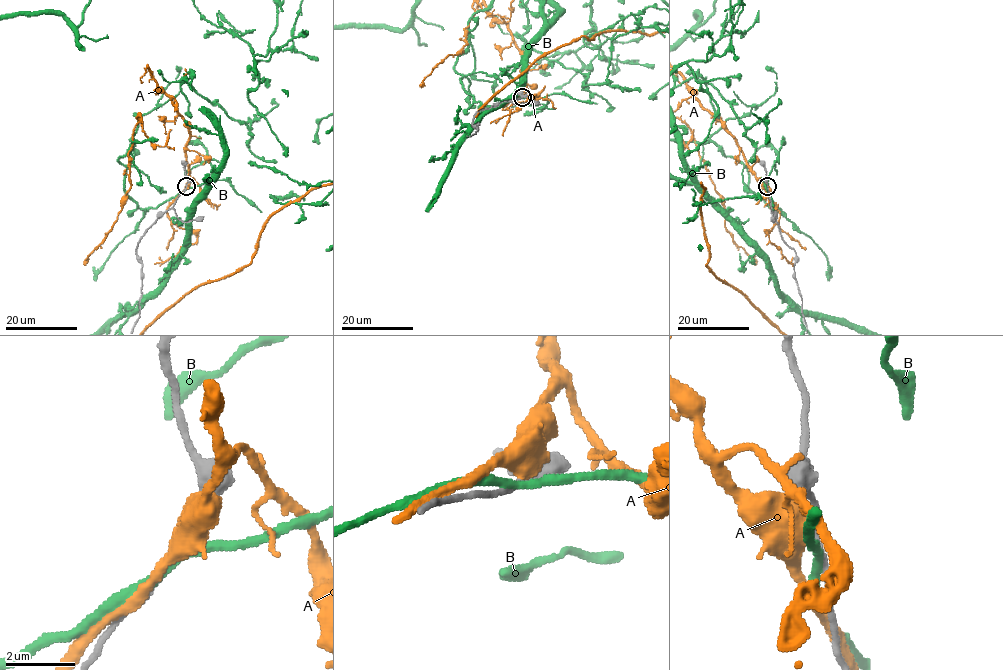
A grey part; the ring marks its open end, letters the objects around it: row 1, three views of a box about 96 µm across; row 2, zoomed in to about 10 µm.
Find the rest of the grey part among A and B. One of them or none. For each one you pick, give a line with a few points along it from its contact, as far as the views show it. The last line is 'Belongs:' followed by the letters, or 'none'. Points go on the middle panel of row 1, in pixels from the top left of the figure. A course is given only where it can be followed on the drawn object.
Belongs: A

